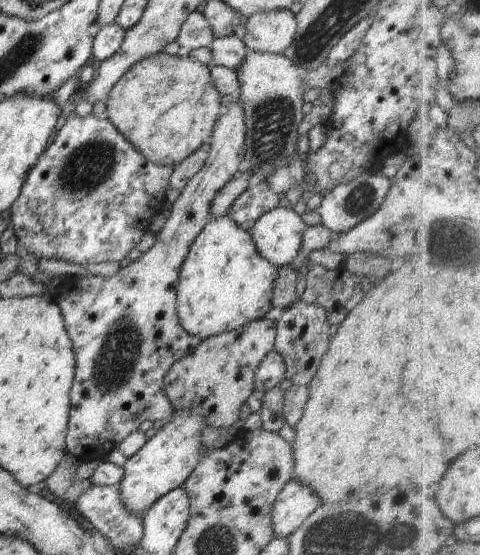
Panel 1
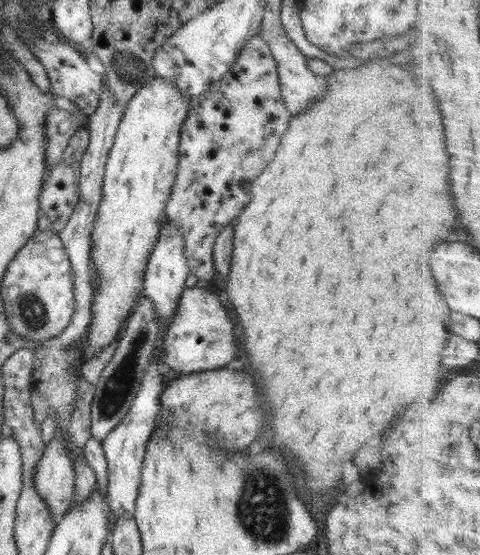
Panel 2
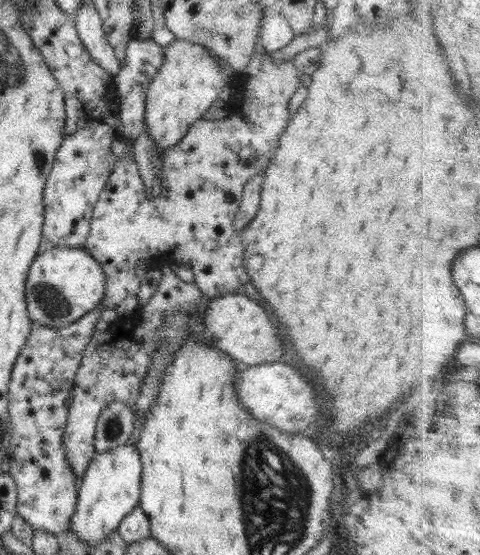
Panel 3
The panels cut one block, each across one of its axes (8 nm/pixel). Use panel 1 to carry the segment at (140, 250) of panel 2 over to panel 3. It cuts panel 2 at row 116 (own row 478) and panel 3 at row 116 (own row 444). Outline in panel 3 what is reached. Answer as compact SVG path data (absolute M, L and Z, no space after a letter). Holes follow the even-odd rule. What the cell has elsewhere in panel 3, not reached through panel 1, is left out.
M175 39L164 46L162 66L150 79L145 93L145 128L155 146L165 152L184 139L190 126L202 119L211 104L219 100L222 88L231 85L232 80L221 71L215 55L203 45Z

